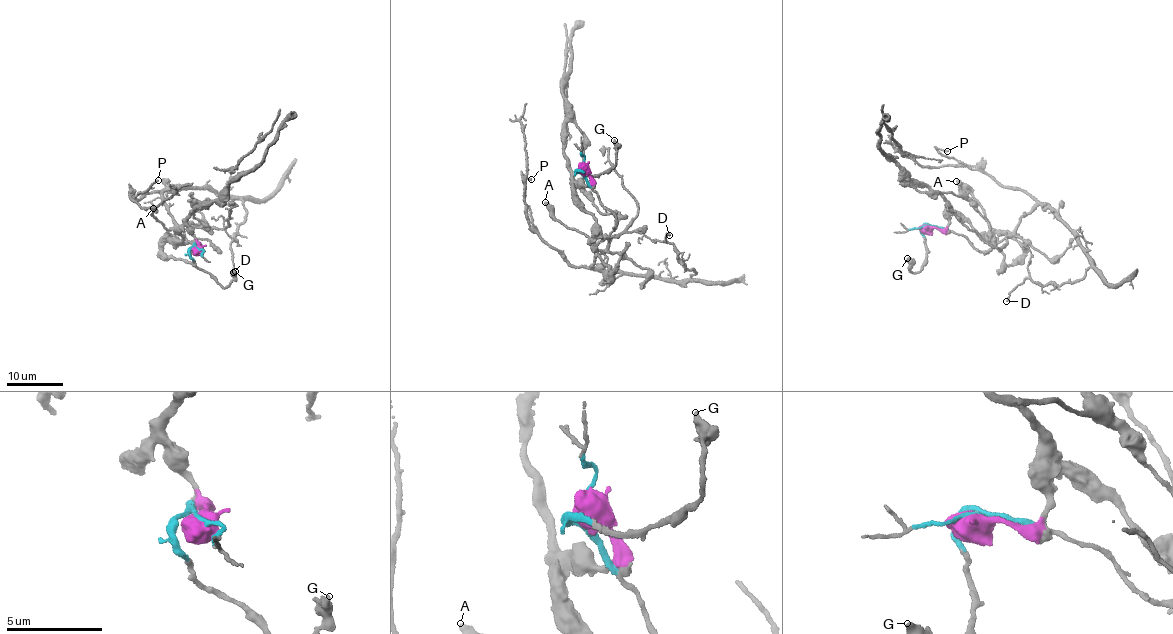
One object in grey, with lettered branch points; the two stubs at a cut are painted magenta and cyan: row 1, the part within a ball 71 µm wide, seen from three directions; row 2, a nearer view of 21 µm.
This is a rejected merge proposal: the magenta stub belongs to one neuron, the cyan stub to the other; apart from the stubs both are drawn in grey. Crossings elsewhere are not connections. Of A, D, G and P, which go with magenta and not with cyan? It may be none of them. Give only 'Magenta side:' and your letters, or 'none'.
Magenta side: A

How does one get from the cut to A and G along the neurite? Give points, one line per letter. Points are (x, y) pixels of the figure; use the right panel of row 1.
A: (928, 225), (944, 228), (951, 209), (978, 234), (989, 234), (991, 225), (982, 205), (957, 180)
G: (928, 225), (922, 232), (927, 249), (918, 272), (909, 269), (907, 257)

